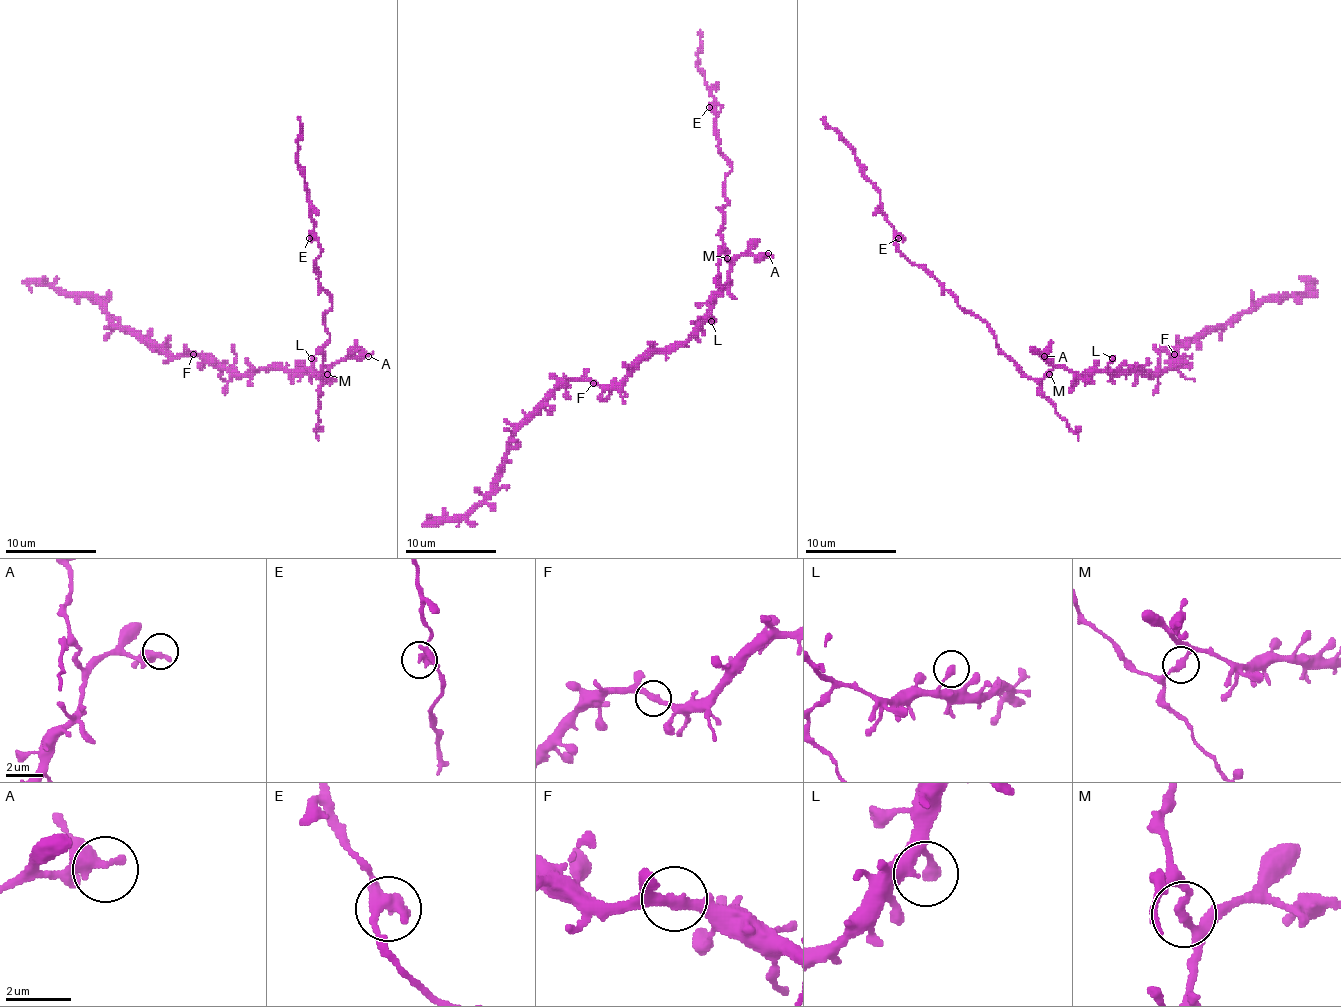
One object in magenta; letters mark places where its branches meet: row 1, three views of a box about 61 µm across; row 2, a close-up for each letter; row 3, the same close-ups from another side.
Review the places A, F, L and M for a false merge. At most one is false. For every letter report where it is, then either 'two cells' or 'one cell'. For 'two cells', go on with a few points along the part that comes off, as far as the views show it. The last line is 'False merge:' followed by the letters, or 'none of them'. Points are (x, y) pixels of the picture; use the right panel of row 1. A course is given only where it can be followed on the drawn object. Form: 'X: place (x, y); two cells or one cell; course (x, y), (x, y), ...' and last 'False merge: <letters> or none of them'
A: place (1044, 356); one cell
F: place (1174, 354); one cell
L: place (1112, 358); one cell
M: place (1049, 374); two cells; course (1048, 374), (1030, 379), (1001, 349), (985, 322), (966, 313), (898, 249), (880, 190), (823, 117)
False merge: M

